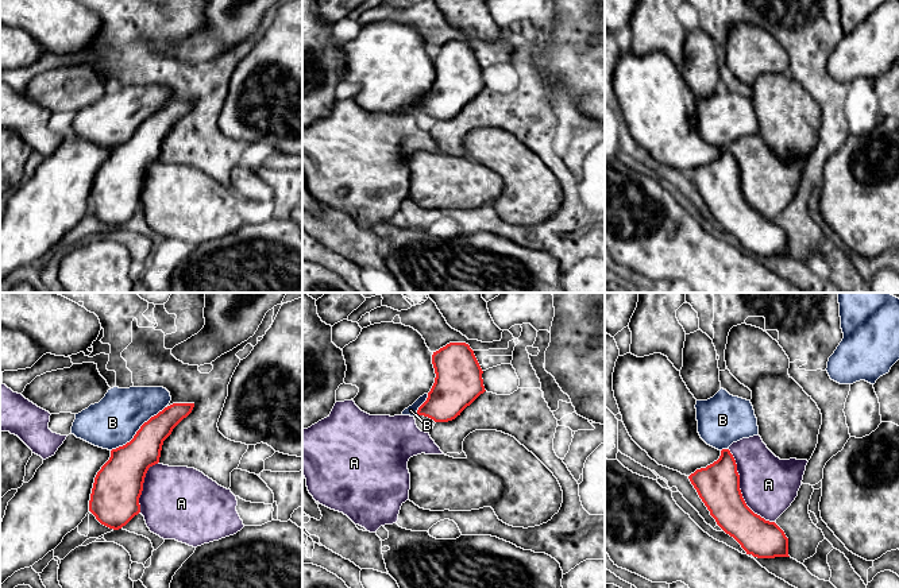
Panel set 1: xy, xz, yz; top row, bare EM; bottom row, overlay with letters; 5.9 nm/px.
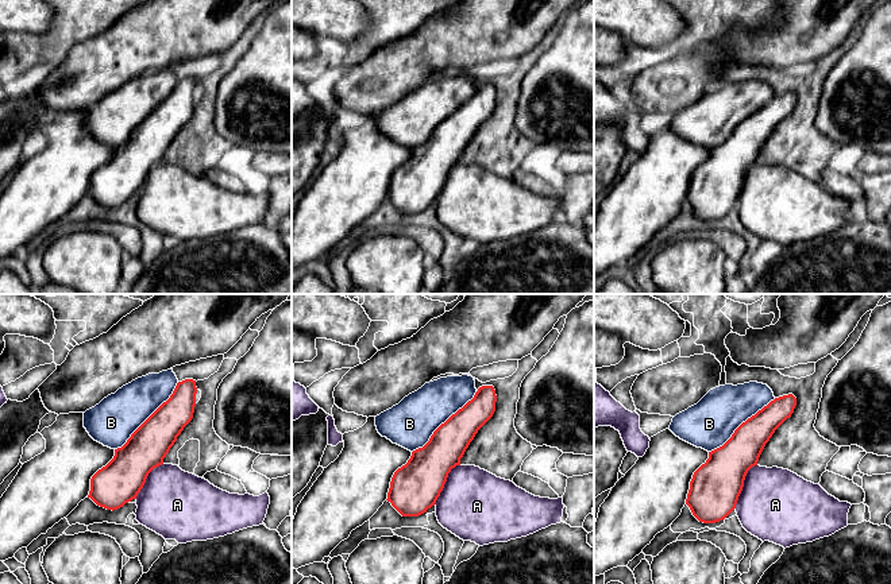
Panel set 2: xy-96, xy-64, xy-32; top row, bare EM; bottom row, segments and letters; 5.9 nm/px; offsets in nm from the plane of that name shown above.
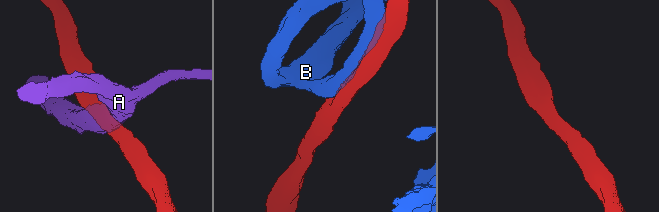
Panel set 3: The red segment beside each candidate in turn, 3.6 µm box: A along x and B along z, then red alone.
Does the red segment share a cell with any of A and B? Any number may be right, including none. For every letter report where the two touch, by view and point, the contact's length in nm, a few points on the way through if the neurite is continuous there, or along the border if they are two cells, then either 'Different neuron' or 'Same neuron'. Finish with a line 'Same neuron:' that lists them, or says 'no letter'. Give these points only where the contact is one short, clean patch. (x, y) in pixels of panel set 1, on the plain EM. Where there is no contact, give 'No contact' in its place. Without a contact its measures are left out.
A: Touches red at yz (740, 189). Shared border 500 nm. Different neuron
B: Touches red at xy (138, 128). Shared border 420 nm. Different neuron
Same neuron: no letter

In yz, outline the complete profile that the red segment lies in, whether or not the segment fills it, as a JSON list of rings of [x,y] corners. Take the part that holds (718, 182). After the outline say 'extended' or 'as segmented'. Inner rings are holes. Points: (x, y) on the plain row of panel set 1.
[[[618,54],[613,70],[613,89],[622,120],[632,138],[659,163],[686,173],[717,223],[733,235],[746,252],[757,256],[788,254],[788,236],[775,221],[755,212],[740,187],[737,162],[729,147],[707,143],[698,131],[697,97],[667,54]]]; extended

